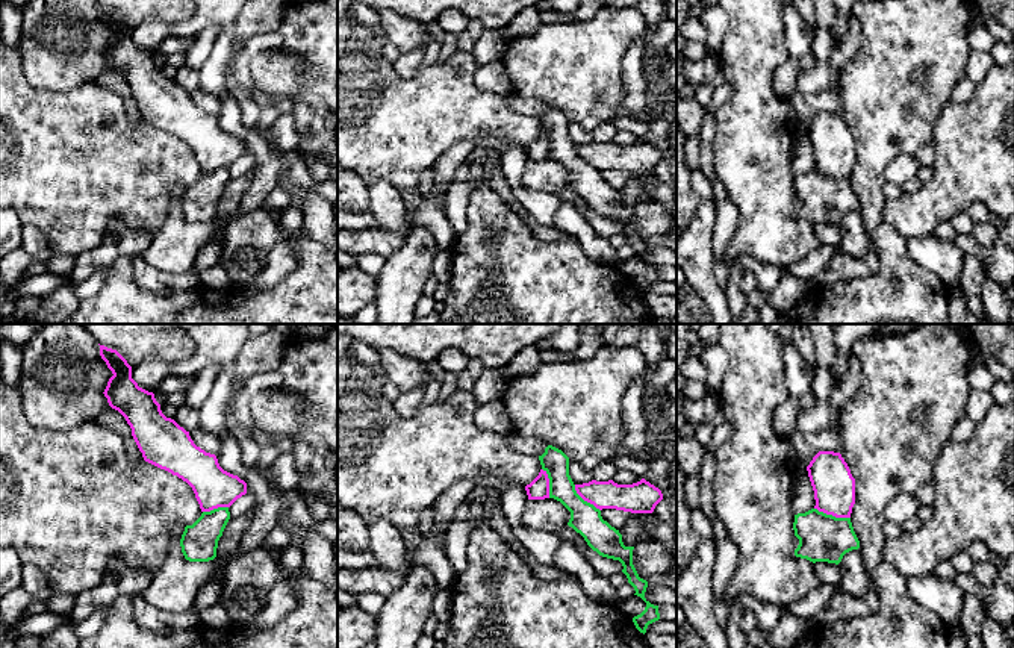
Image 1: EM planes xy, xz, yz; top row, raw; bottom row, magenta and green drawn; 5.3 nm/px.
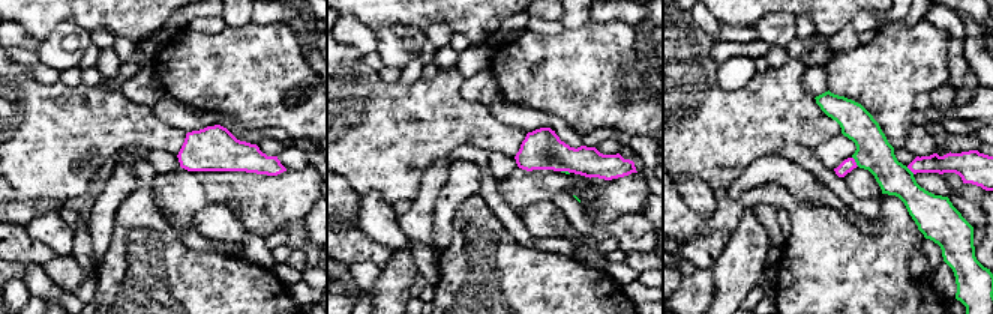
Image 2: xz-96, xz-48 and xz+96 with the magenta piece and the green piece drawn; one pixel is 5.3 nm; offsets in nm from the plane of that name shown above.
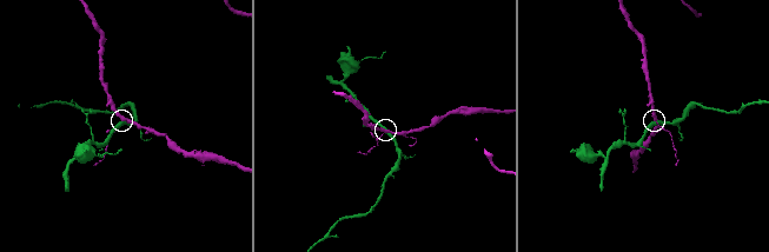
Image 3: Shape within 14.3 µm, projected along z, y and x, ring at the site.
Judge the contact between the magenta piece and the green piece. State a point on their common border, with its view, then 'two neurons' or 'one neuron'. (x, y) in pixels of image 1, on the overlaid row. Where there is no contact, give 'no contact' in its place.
meets magenta in yz at (833, 515); two neurons

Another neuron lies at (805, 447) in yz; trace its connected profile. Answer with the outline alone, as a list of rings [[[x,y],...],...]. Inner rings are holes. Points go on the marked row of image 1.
[[[829,428],[810,435],[793,433],[790,442],[795,450],[796,463],[805,468],[819,451],[841,453],[840,433]]]

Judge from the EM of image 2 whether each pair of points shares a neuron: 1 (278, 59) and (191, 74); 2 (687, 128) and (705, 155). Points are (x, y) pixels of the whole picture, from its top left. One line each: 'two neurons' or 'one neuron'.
1: one neuron
2: one neuron

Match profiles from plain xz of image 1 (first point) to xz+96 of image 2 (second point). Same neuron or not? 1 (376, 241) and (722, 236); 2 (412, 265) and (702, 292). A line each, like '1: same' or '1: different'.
1: same
2: different

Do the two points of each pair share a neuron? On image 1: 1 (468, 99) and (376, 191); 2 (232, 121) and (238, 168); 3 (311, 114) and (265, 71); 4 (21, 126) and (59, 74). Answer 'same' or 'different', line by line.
1: different
2: different
3: different
4: different

